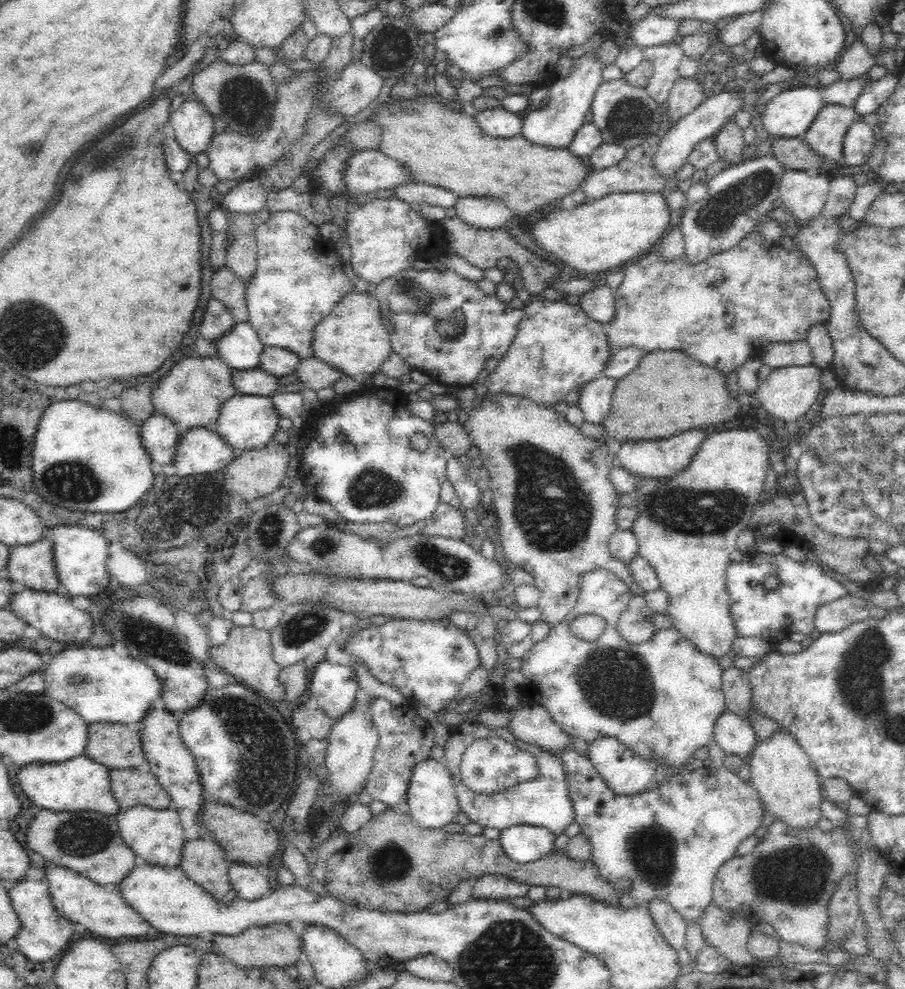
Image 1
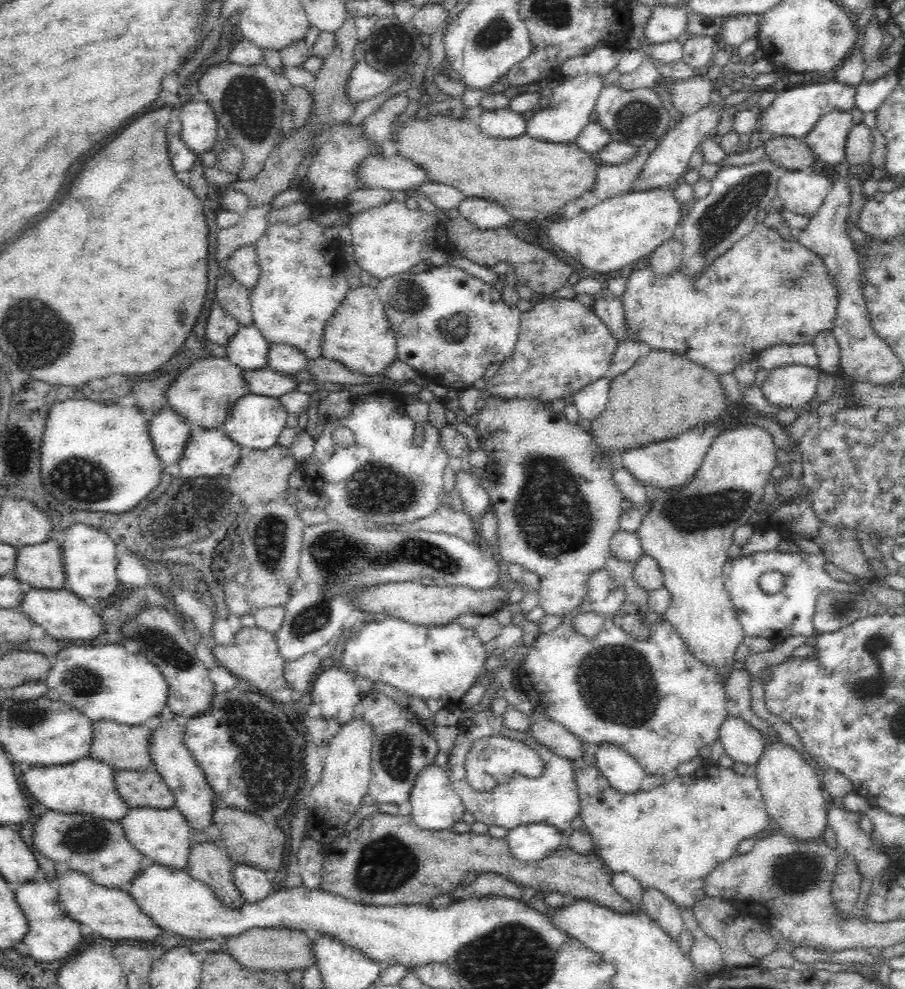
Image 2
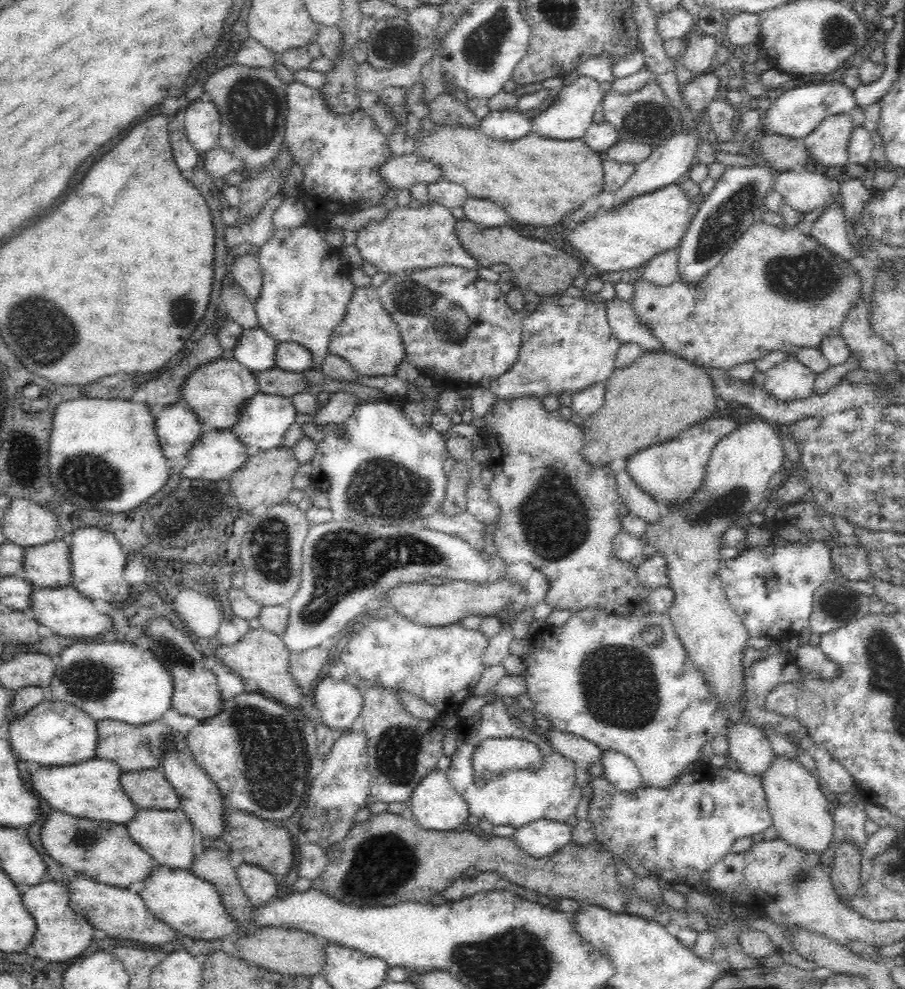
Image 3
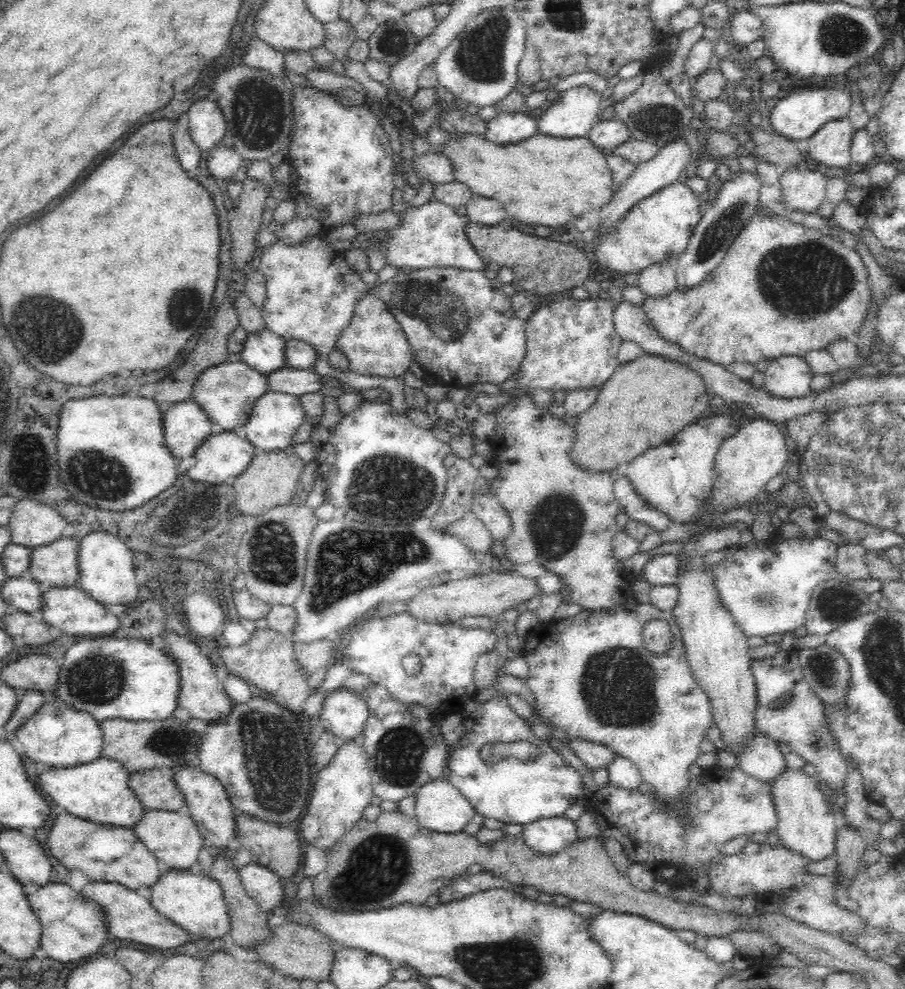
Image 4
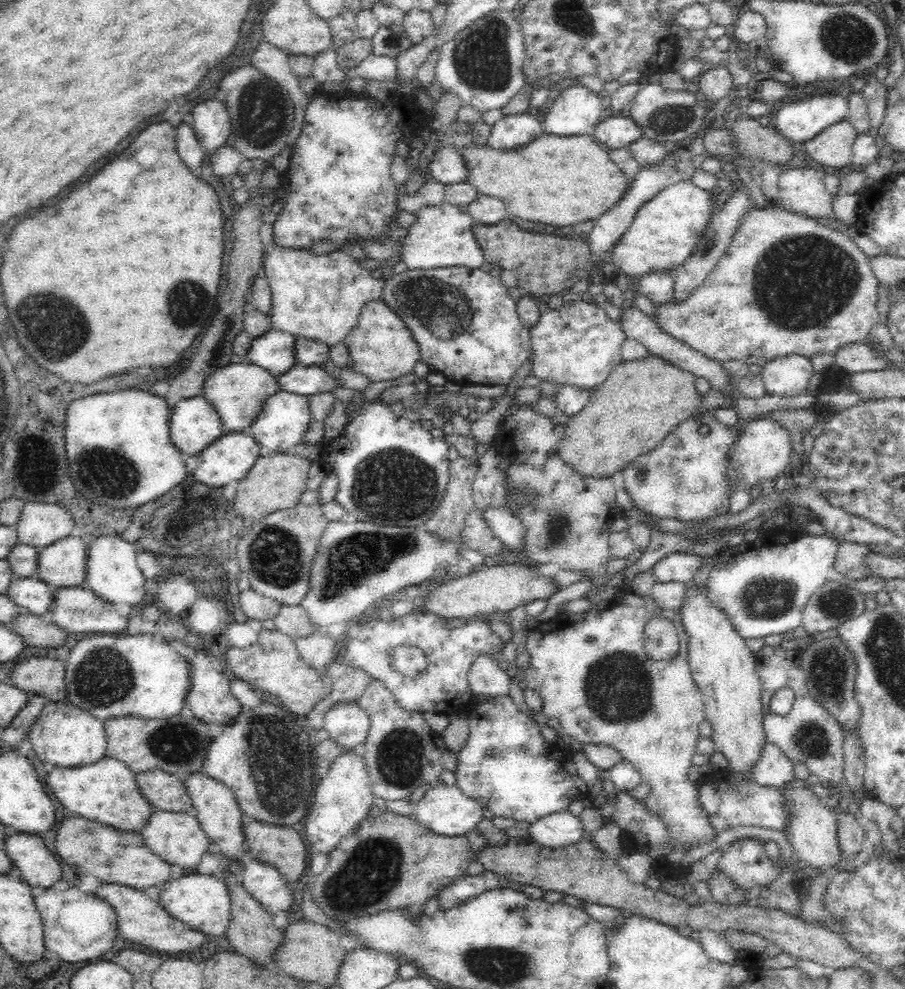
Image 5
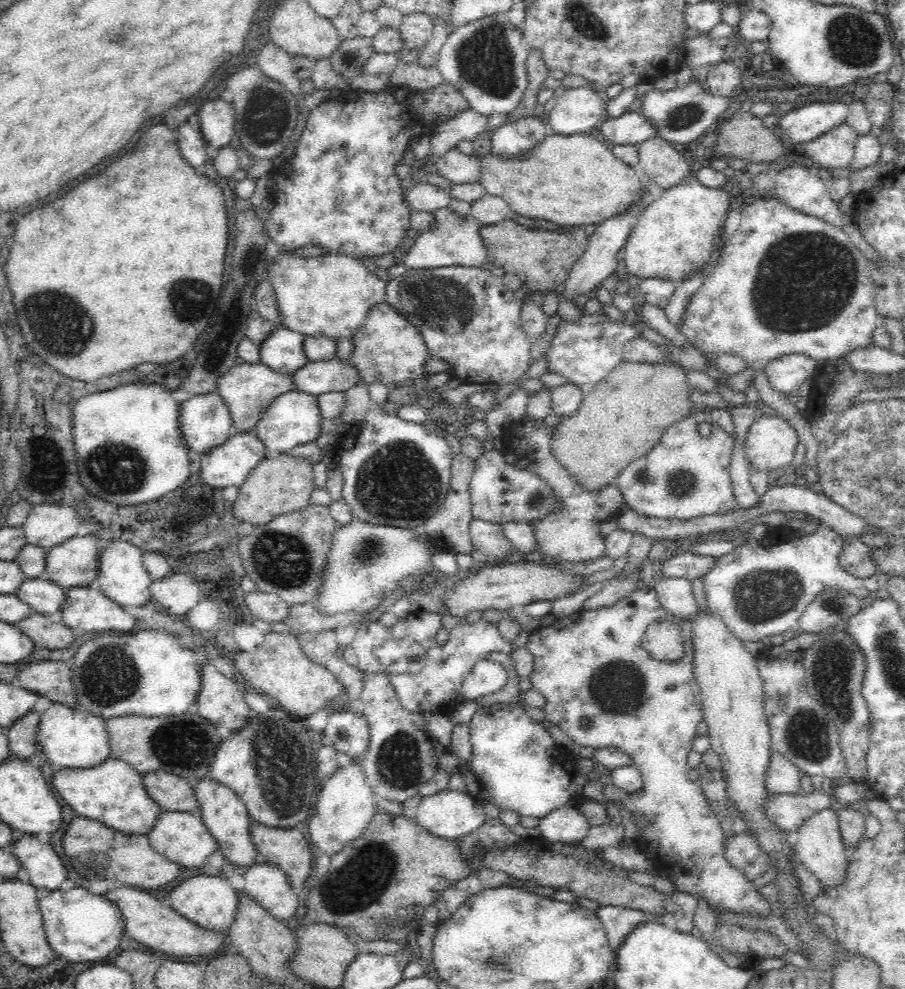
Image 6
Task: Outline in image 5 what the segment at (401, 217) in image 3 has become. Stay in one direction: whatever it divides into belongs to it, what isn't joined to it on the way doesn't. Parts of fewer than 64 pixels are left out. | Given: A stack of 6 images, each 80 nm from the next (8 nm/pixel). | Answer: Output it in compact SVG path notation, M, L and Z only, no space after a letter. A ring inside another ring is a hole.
M446 203L434 208L422 208L415 213L416 222L400 240L398 254L408 269L467 266L480 267L485 262L484 251L474 235L475 220L470 213L462 212L456 205Z

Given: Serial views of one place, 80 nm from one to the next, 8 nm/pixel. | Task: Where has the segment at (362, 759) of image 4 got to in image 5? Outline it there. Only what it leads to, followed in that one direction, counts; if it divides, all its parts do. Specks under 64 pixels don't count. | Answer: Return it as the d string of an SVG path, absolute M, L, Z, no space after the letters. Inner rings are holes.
M347 751L346 755L336 759L326 777L316 783L313 804L307 814L306 840L312 850L328 855L342 840L354 835L362 822L370 818L374 798L362 752Z

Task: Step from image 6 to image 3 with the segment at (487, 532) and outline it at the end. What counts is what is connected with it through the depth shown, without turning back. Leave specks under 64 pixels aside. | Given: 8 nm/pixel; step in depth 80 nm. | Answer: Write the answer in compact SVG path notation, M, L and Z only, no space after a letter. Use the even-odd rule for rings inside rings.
M436 510L434 514L420 519L418 523L422 523L422 526L430 530L460 537L472 550L482 552L486 546L485 524L476 520L476 517L467 510L456 516L444 516L441 510Z

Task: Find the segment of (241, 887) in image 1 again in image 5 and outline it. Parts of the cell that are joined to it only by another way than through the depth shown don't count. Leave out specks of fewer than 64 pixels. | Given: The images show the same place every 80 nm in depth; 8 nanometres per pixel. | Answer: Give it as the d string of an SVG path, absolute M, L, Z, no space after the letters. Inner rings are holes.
M253 860L241 874L243 888L272 916L292 908L294 896L291 884L276 867Z

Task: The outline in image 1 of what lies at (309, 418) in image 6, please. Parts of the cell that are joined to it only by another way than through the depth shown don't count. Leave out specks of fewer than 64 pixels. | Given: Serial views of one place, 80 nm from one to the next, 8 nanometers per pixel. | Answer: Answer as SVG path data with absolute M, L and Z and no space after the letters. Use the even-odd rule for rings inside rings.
M238 393L222 406L217 426L214 429L240 453L250 449L262 448L270 440L273 440L272 436L280 428L278 426L280 417L280 412L270 397Z

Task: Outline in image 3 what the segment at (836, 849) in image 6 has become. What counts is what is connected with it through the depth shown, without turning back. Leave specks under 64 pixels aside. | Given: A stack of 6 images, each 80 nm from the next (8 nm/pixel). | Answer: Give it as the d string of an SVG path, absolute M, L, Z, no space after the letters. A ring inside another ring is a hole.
M780 757L763 782L770 814L773 817L772 833L792 848L821 856L832 846L836 828L832 814L827 809L827 799L820 790L815 772L808 771L798 760Z

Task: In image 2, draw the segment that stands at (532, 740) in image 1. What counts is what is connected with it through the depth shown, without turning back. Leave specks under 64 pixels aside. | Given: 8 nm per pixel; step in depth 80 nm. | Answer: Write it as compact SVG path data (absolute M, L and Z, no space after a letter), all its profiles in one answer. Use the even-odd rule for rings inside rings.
M539 712L528 718L530 718L529 732L546 746L548 752L570 761L580 761L584 758L586 744L575 734L568 732Z

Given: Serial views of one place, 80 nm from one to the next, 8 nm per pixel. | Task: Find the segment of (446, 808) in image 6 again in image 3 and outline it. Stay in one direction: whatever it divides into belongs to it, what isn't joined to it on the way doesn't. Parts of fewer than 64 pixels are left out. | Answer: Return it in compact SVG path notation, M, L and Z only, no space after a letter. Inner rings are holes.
M441 771L431 773L423 778L422 783L414 790L411 798L415 822L426 830L458 831L471 815L465 799L454 791L448 777Z

